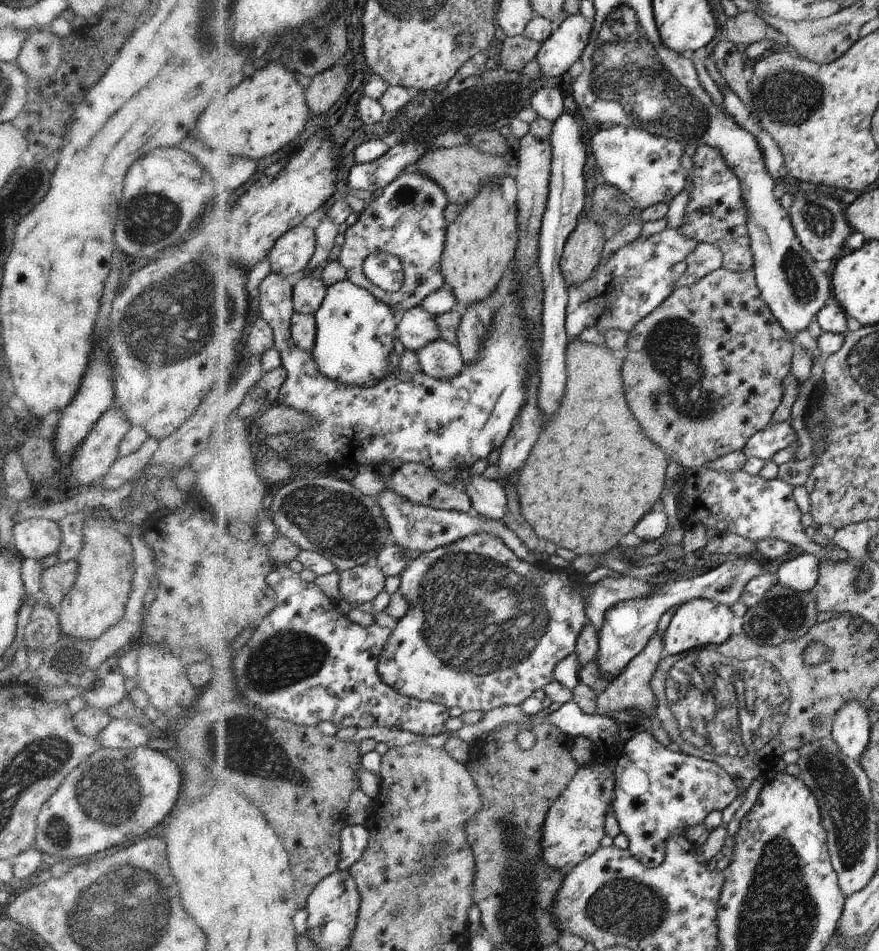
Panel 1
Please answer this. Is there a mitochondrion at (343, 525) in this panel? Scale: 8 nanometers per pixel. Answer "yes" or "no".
yes

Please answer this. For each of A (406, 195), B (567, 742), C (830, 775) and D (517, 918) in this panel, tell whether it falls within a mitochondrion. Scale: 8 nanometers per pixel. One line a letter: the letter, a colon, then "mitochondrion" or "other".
A: mitochondrion
B: other
C: mitochondrion
D: mitochondrion

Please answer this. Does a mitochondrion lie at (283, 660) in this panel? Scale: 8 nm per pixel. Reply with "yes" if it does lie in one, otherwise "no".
yes

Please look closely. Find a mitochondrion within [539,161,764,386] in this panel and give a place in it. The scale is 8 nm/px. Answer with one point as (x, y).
(609, 212)

